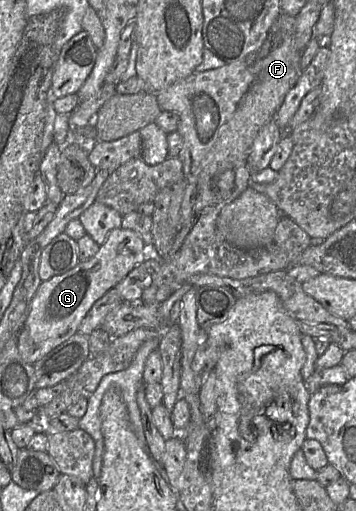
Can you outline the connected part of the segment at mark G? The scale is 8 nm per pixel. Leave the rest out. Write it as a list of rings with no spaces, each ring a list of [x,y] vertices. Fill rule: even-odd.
[[[123,228],[113,229],[91,259],[78,263],[62,275],[42,281],[31,301],[24,325],[17,335],[18,351],[22,359],[34,365],[77,333],[92,305],[146,259],[144,245],[137,232]]]

